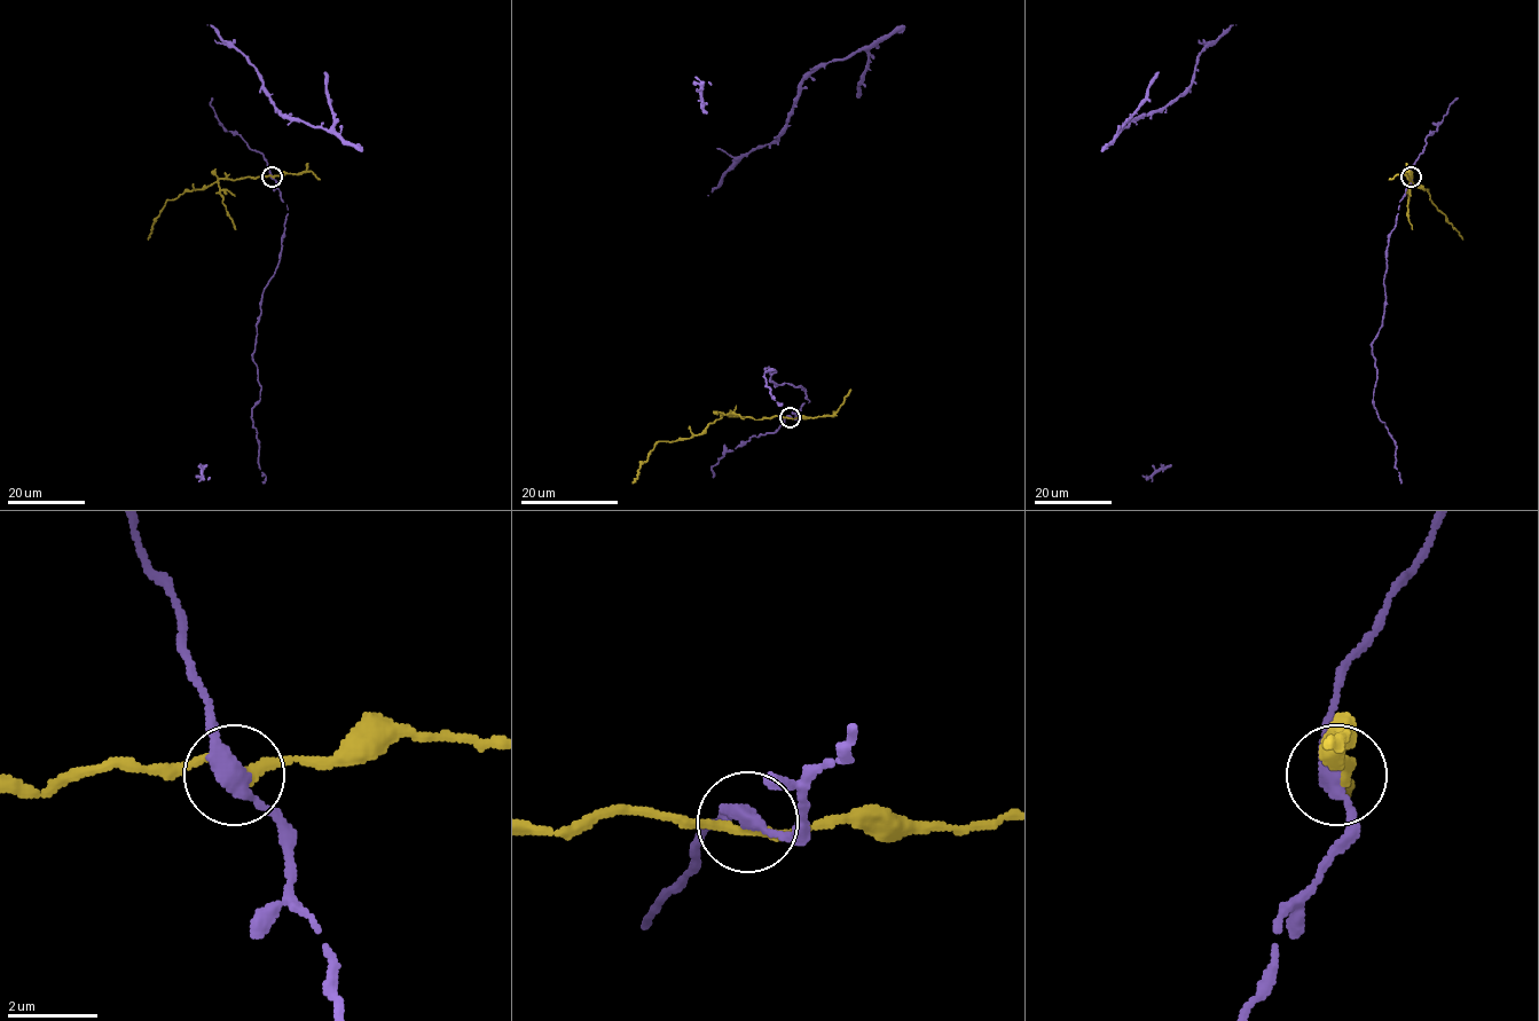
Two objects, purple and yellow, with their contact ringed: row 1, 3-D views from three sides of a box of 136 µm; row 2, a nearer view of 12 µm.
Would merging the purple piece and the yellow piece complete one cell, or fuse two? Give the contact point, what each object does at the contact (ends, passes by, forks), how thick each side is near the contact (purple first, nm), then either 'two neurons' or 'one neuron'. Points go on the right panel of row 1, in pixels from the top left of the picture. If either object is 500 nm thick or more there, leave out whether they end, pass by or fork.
(1411, 177) | purple passes by | yellow passes by | 360/200 nm | two neurons

